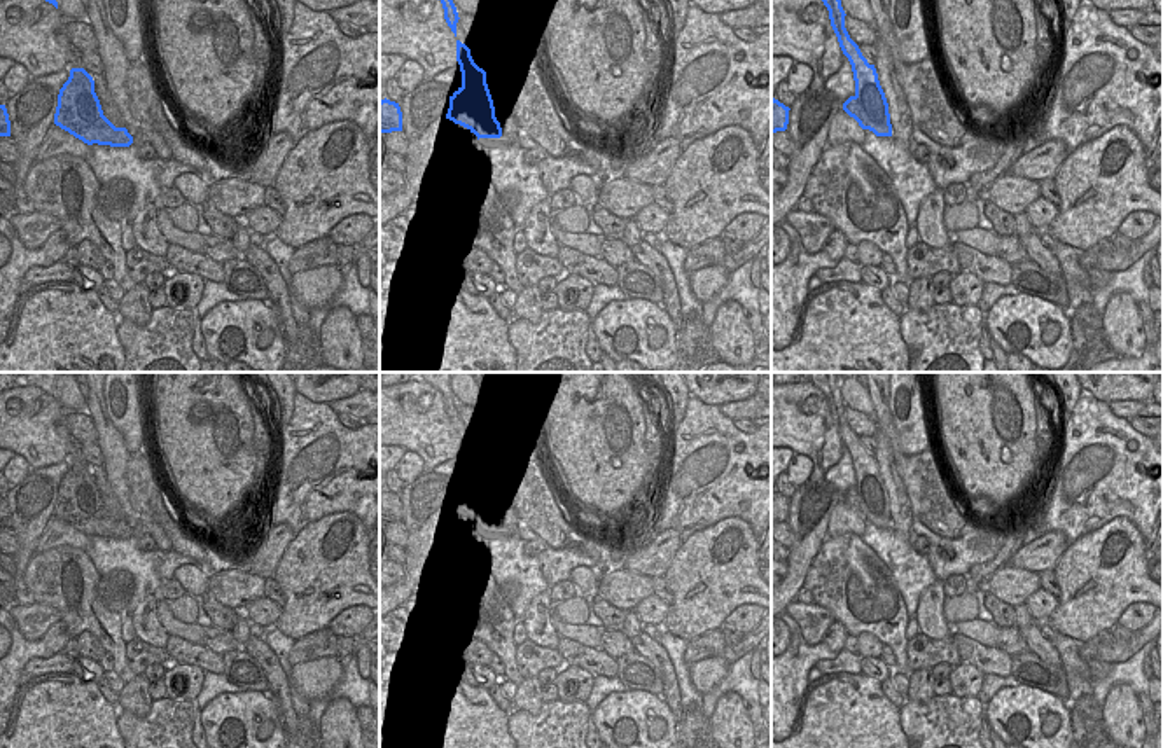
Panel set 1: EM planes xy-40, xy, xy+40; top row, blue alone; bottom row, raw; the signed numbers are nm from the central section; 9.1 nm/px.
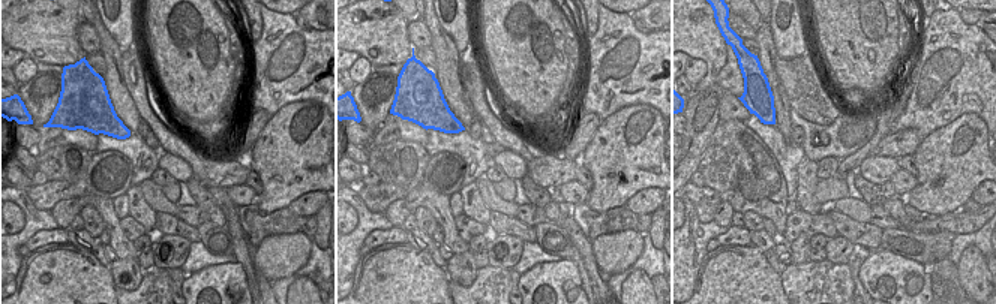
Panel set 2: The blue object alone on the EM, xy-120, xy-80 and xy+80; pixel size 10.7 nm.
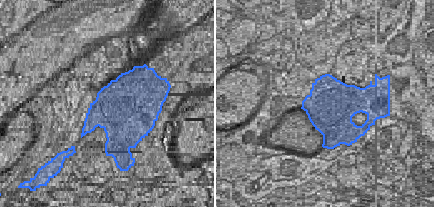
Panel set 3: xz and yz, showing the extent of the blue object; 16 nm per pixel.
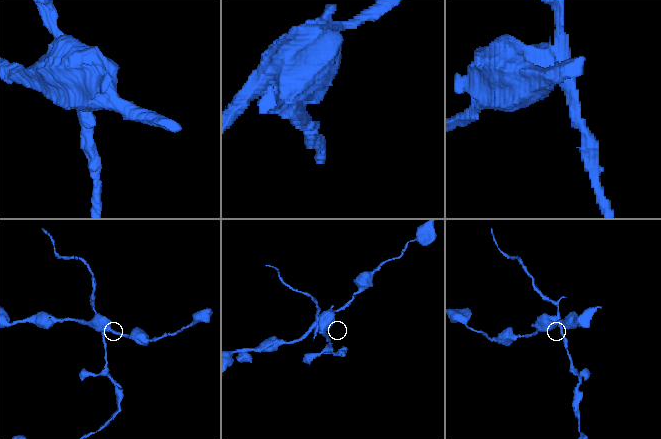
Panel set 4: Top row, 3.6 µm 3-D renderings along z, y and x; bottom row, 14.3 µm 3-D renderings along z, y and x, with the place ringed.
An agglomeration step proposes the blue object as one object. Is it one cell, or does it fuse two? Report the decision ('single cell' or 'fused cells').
fused cells

